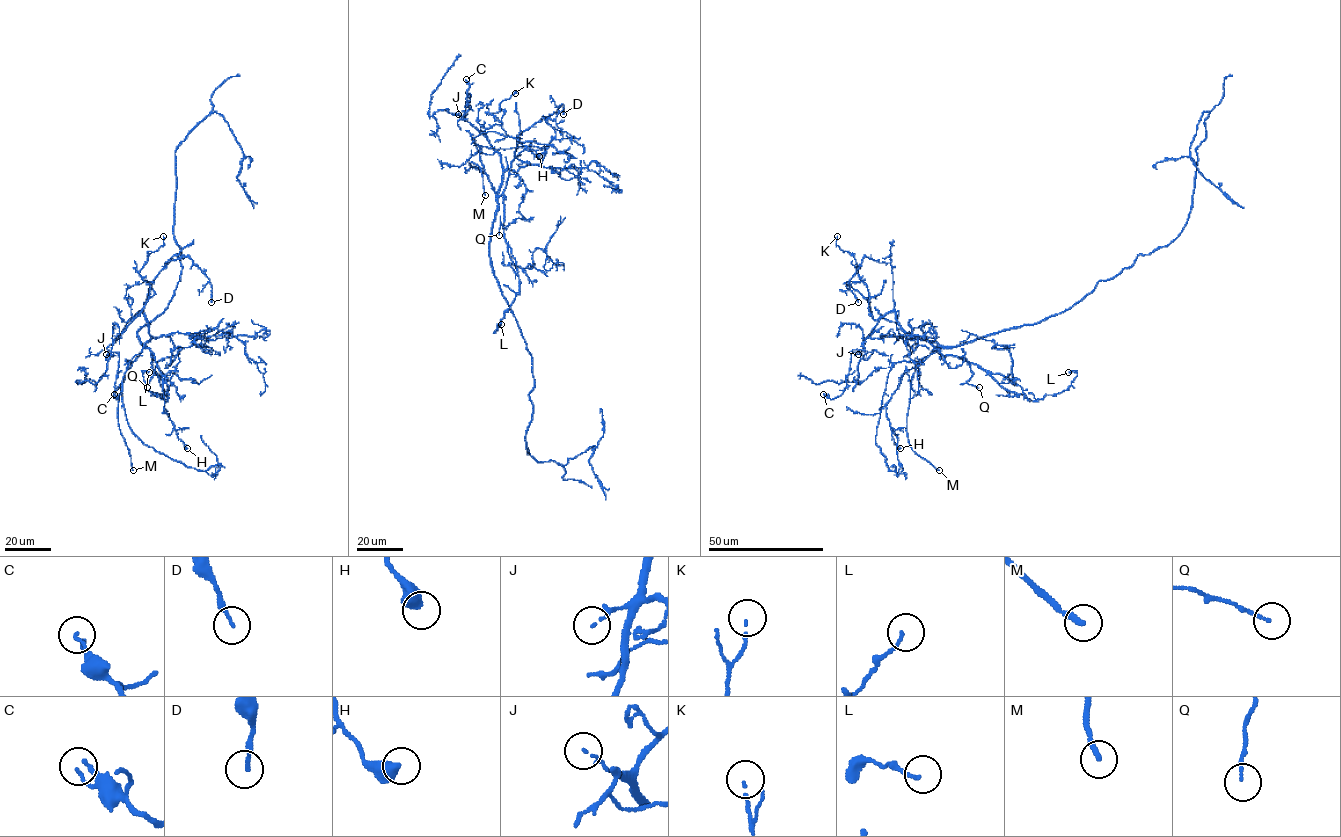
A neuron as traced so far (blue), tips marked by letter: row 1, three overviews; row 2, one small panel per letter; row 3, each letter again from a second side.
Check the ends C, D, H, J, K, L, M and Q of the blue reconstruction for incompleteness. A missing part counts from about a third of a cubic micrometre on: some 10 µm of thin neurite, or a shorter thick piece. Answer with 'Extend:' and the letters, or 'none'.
Extend: M

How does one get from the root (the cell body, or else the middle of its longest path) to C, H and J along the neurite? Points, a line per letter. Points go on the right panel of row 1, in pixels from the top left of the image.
C: (1070, 307), (954, 346), (911, 337), (890, 311), (852, 354), (843, 393), (823, 394)
H: (1070, 307), (1038, 323), (940, 347), (907, 369), (886, 406), (892, 437), (900, 448)
J: (1070, 307), (1038, 323), (954, 346), (911, 337), (890, 311), (878, 320), (858, 354)

